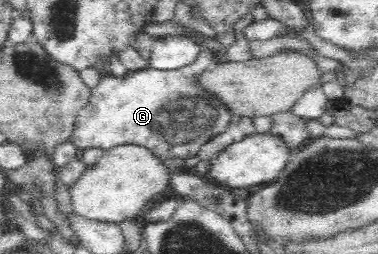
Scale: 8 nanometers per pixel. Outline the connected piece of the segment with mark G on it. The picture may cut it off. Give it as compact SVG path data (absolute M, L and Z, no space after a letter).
M203 47L193 63L179 69L161 71L149 67L129 72L125 77L102 74L97 85L91 88L87 105L84 105L77 114L74 130L70 136L71 144L81 149L96 147L103 151L118 145L140 145L150 149L155 157L162 160L167 158L185 160L188 157L195 157L202 145L225 133L231 124L231 109L223 101L216 99L211 92L206 91L198 81L199 76L223 63L219 54L224 53Z

